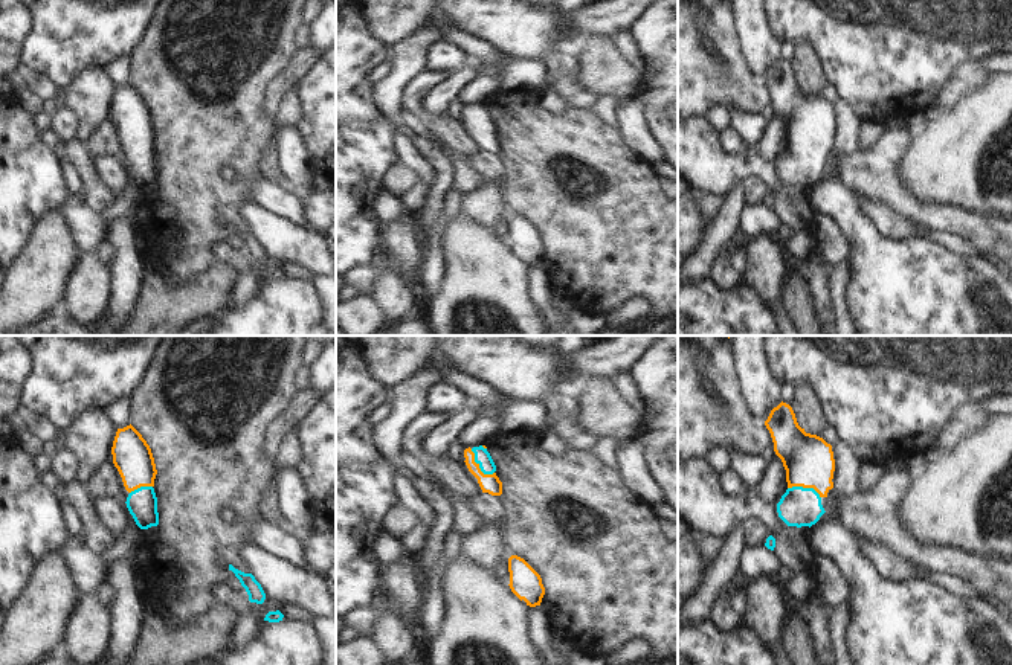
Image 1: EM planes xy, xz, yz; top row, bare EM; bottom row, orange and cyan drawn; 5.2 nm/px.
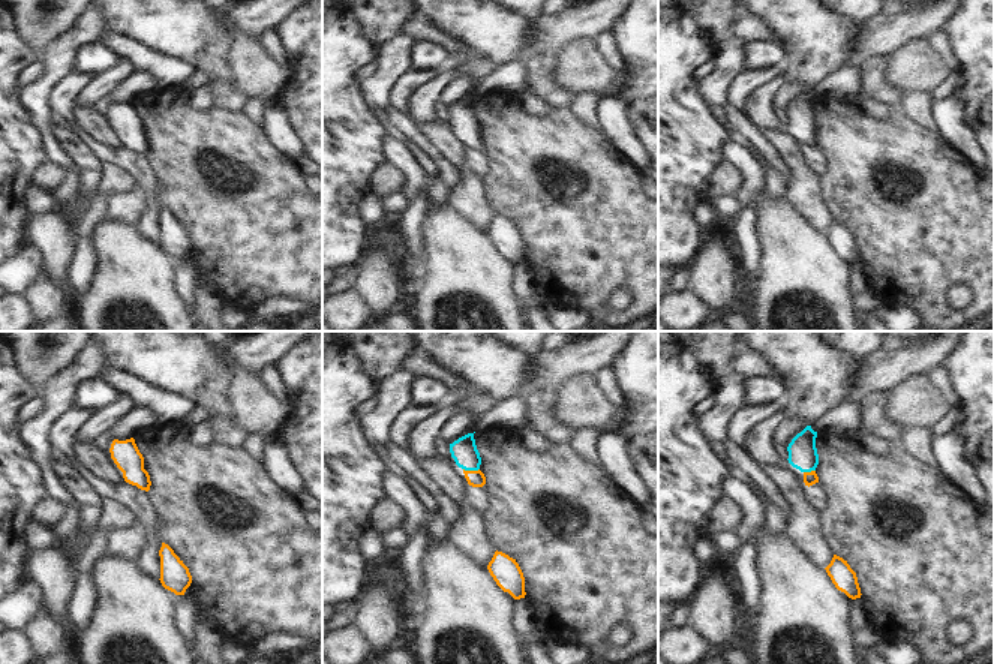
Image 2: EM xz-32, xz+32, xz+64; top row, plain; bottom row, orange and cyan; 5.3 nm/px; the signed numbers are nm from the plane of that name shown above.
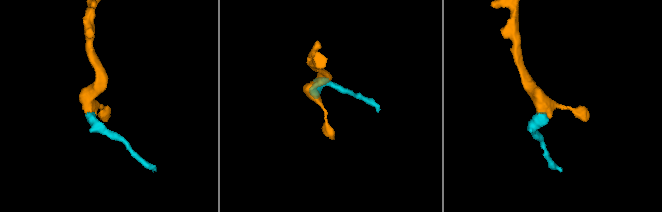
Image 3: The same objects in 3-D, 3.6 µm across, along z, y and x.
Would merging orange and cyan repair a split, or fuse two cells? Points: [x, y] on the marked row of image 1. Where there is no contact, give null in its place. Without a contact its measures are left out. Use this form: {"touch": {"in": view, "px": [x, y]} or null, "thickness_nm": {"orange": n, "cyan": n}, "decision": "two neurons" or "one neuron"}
{"touch": {"in": "xz", "px": [478, 465]}, "thickness_nm": {"orange": 100, "cyan": 80}, "decision": "one neuron"}

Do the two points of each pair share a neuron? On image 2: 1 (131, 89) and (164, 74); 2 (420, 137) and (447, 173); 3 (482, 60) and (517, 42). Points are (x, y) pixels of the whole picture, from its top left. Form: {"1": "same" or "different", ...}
{"1": "different", "2": "same", "3": "same"}

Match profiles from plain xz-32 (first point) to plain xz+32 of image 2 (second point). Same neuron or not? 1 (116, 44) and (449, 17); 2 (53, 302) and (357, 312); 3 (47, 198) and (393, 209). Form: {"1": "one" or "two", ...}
{"1": "two", "2": "two", "3": "two"}

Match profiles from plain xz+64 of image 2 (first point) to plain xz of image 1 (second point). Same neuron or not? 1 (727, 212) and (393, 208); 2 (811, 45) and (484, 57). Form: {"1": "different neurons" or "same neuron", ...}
{"1": "different neurons", "2": "different neurons"}

